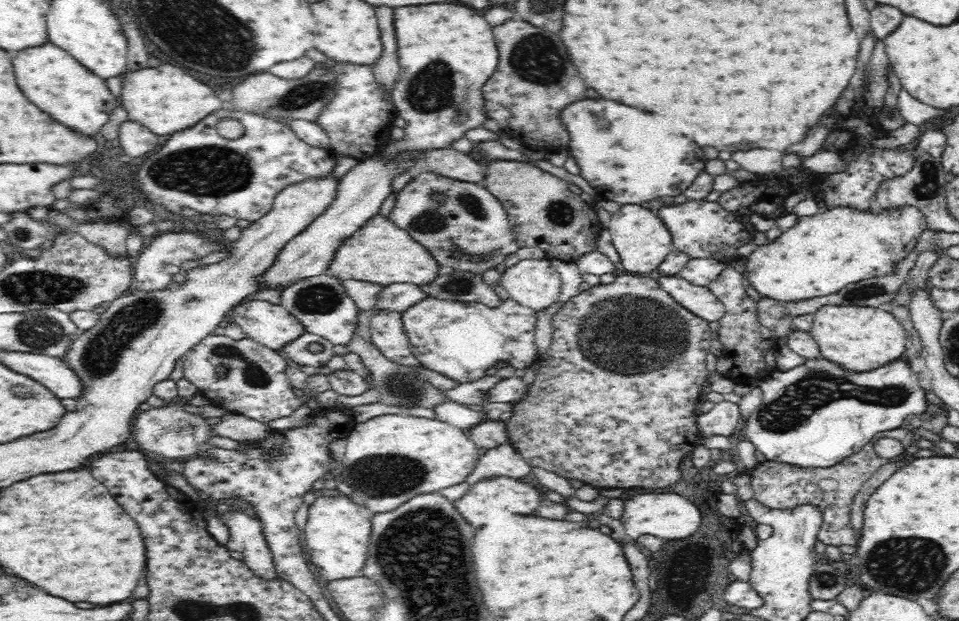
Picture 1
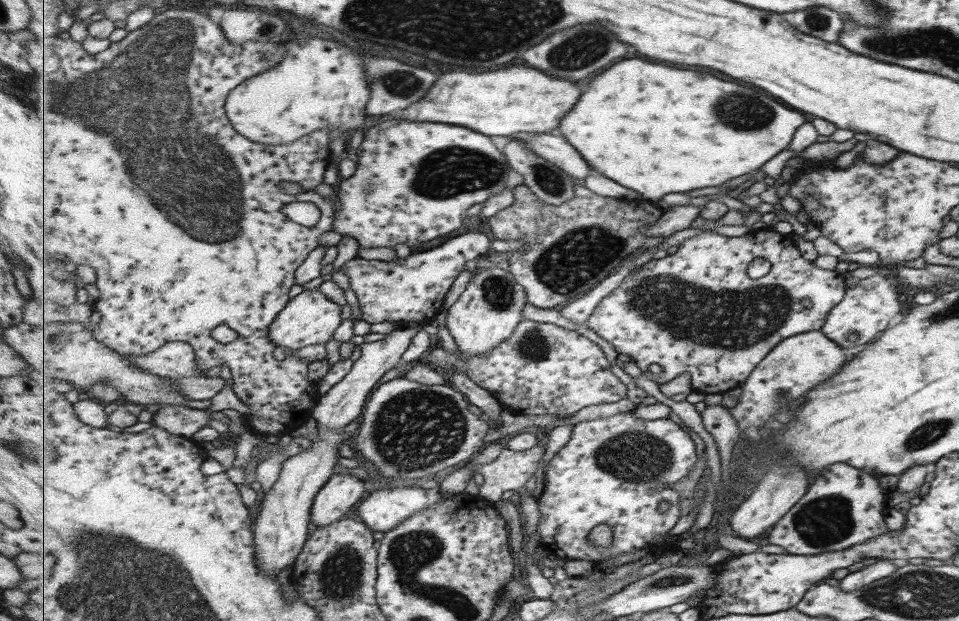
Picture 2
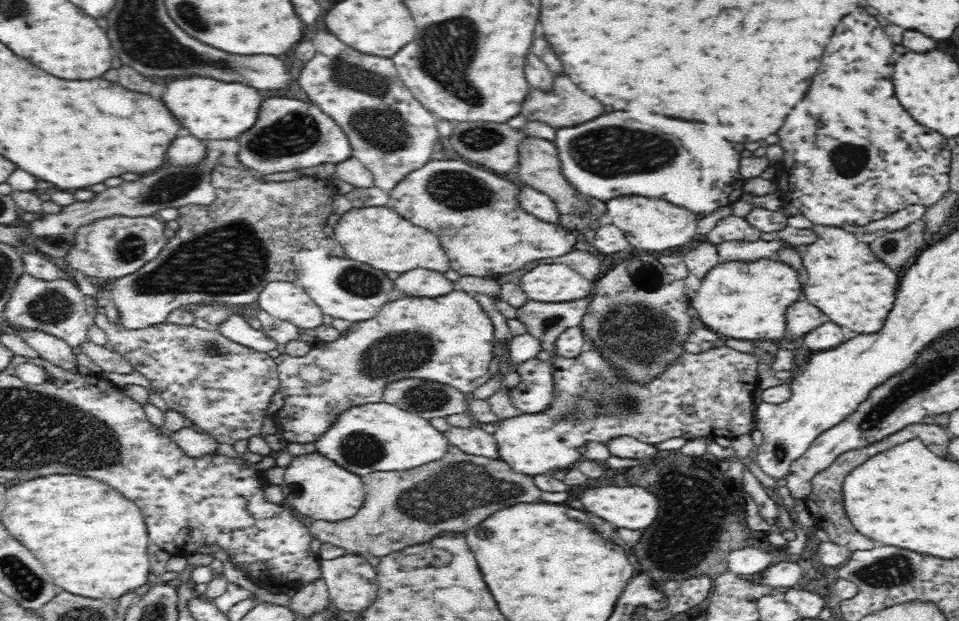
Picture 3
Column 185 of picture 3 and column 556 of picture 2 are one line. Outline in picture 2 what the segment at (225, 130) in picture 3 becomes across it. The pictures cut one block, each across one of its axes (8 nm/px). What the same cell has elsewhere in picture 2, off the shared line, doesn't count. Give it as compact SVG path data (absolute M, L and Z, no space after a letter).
M510 66L496 72L446 72L432 88L424 102L414 104L406 112L398 112L396 120L428 120L444 124L462 124L488 136L514 136L518 132L550 132L556 130L564 116L580 102L582 88L570 80L558 80L542 70L528 66Z

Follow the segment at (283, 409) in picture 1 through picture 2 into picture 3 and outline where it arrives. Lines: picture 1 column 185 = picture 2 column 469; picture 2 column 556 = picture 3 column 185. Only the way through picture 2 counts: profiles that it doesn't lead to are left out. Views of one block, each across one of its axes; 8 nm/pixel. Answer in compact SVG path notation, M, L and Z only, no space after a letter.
M104 313L94 314L93 323L106 334L107 345L129 361L136 373L139 372L150 381L155 393L166 401L168 407L190 418L200 432L212 436L214 442L219 444L220 450L225 450L225 444L234 446L240 440L248 440L251 436L260 434L272 397L282 388L275 359L270 354L241 346L228 339L220 328L214 326L198 328L194 324L171 324L166 321L166 323L132 330L111 326Z

